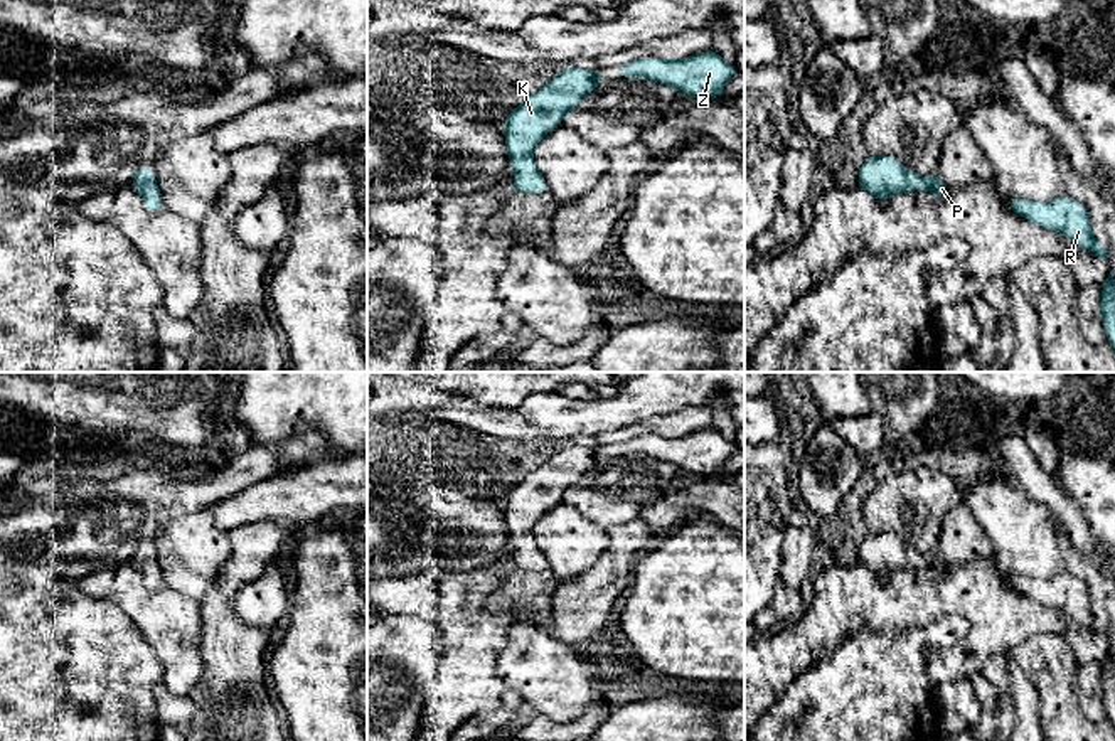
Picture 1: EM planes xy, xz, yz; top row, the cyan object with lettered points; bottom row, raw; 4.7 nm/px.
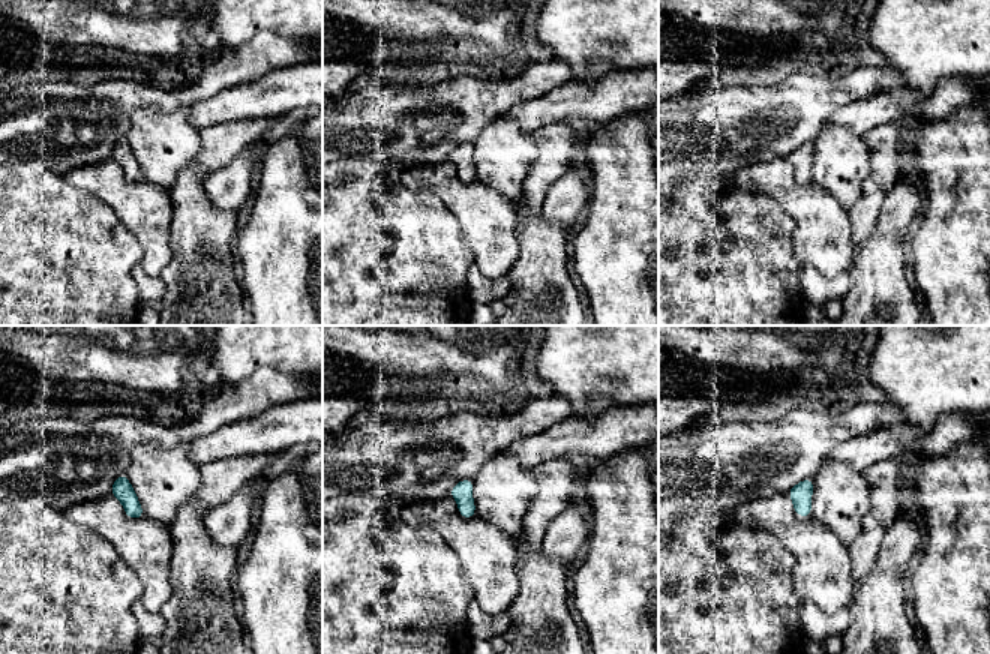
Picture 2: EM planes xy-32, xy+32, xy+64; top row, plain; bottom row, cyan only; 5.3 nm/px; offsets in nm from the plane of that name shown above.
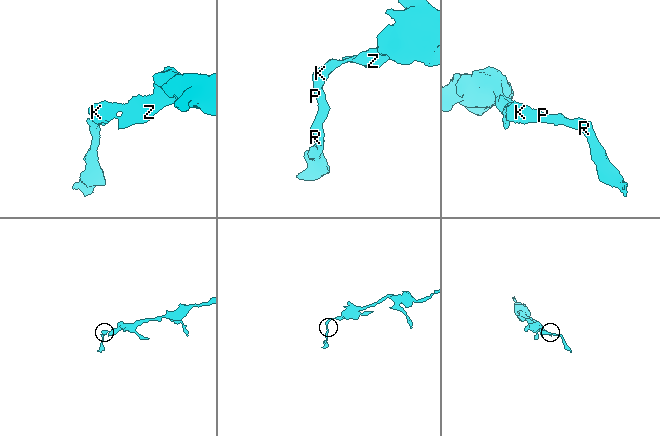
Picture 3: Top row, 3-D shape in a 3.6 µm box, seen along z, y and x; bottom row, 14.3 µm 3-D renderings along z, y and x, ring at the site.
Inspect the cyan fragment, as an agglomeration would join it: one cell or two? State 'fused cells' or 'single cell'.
single cell

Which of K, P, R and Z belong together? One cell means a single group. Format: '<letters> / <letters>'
K P R Z

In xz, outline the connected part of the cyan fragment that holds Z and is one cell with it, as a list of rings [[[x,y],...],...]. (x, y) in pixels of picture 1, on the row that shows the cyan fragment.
[[[704,51],[686,59],[645,56],[618,66],[620,79],[652,79],[675,88],[680,94],[701,99],[723,96],[728,79],[736,72],[739,72],[738,66],[726,62],[718,51]]]

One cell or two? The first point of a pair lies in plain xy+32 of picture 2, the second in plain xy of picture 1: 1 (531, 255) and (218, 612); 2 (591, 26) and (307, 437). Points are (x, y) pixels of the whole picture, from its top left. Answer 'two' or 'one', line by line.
1: one
2: two

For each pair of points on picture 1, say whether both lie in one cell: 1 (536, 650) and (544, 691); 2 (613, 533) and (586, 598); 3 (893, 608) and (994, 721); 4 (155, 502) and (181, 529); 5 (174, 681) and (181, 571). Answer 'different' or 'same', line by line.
1: same
2: same
3: different
4: different
5: different

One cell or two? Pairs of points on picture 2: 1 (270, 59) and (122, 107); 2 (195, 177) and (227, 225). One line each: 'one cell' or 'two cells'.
1: one cell
2: one cell

